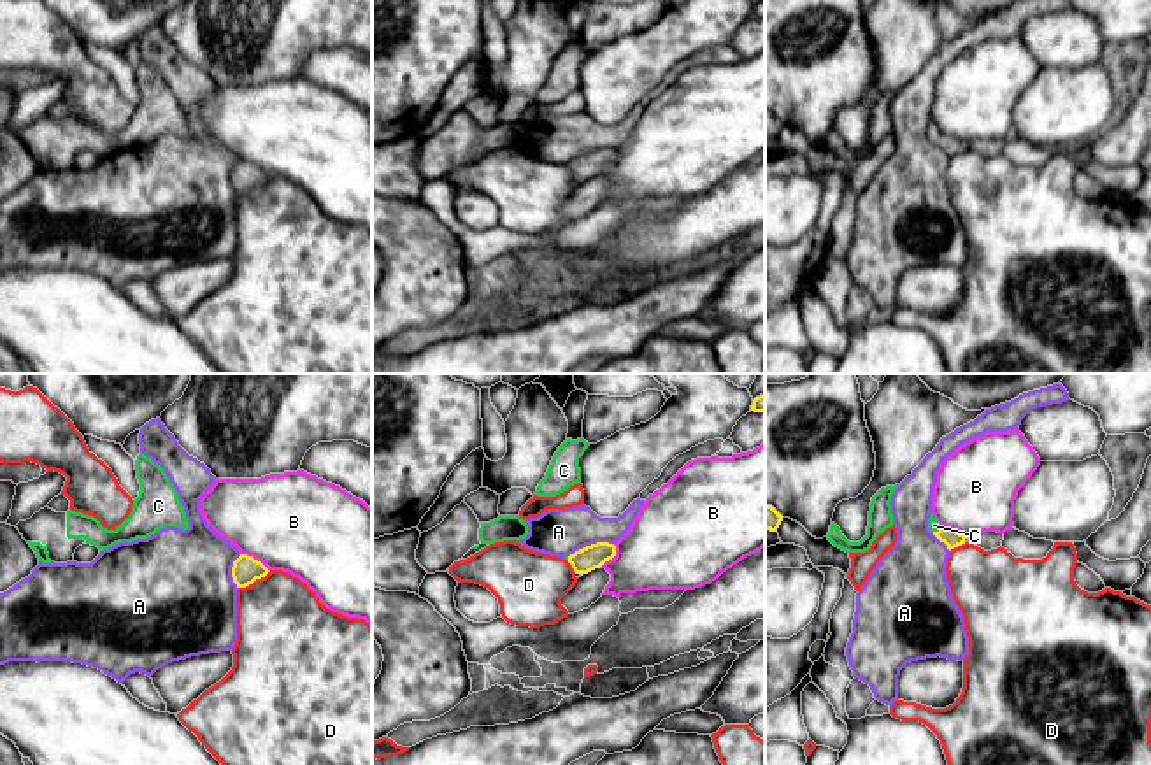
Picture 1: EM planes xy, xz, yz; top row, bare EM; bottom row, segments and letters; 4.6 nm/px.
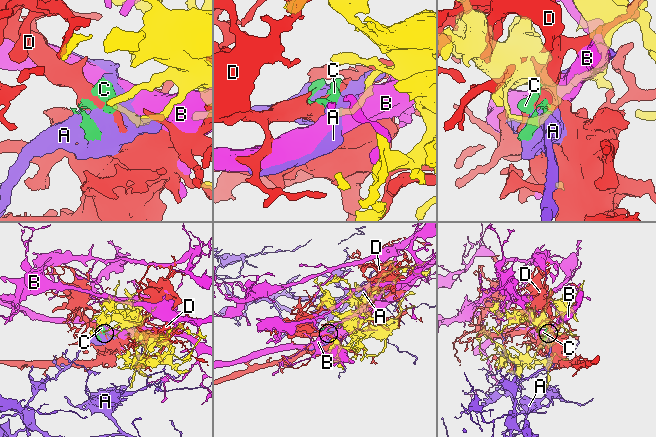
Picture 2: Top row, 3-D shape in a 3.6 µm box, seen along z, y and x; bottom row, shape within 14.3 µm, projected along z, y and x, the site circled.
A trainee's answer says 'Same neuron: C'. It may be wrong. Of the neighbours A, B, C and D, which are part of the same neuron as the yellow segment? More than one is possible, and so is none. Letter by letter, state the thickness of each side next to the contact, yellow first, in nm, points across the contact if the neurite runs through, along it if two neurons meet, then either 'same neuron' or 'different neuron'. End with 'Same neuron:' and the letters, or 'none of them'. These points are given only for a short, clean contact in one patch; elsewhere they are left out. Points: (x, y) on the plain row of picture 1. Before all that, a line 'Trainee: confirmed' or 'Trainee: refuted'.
Trainee: confirmed
A: 120/220 nm | different neuron
B: 120/460 nm | different neuron
C: 80/60 nm | across yz (950, 144), (939, 137), (934, 132) | same neuron
D: 120/420 nm | different neuron
Same neuron: C

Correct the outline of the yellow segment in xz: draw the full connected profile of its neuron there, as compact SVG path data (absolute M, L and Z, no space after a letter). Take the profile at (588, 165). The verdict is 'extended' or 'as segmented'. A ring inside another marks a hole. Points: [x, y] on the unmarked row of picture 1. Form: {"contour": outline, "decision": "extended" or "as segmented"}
{"contour": "M597 149L586 153L574 161L568 163L568 170L572 172L576 181L588 181L595 175L600 175L605 168L616 163L616 153L609 149Z", "decision": "as segmented"}

